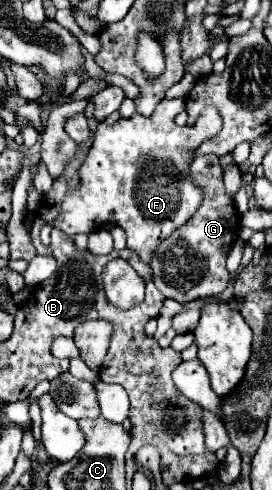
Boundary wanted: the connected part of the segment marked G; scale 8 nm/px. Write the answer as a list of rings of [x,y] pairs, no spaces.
[[[198,156],[192,162],[192,180],[204,188],[204,202],[196,214],[178,228],[168,240],[164,240],[150,260],[150,272],[156,288],[164,298],[178,300],[180,304],[214,298],[226,290],[230,274],[226,270],[226,256],[240,232],[238,214],[232,196],[226,192],[222,182],[222,168],[218,156]]]

